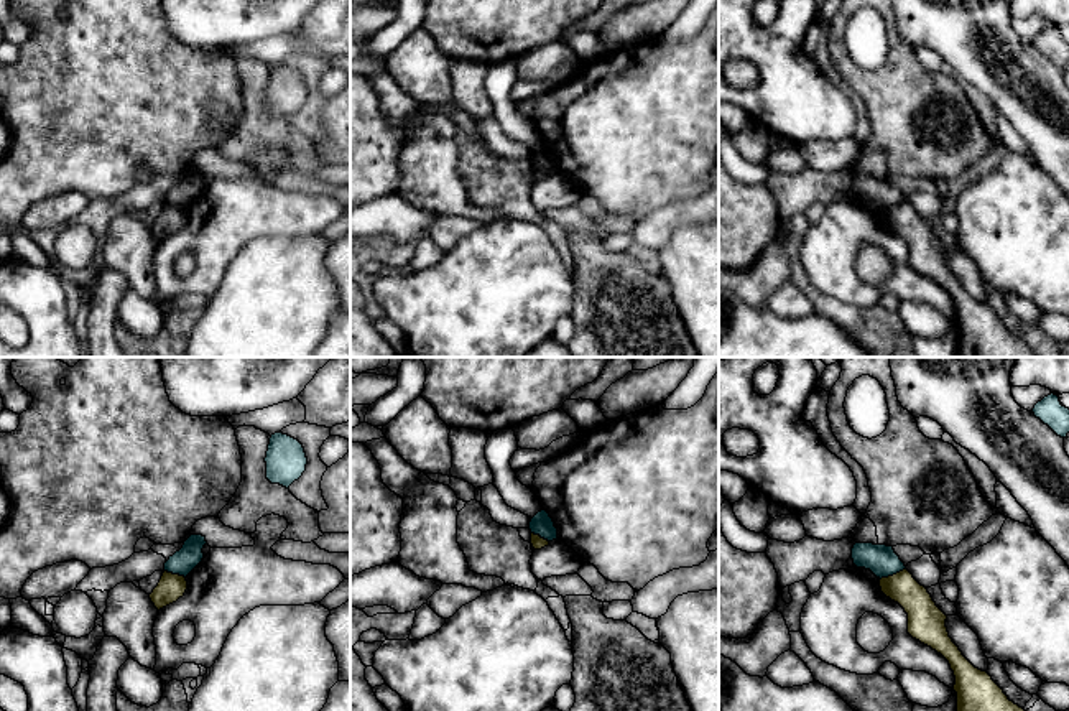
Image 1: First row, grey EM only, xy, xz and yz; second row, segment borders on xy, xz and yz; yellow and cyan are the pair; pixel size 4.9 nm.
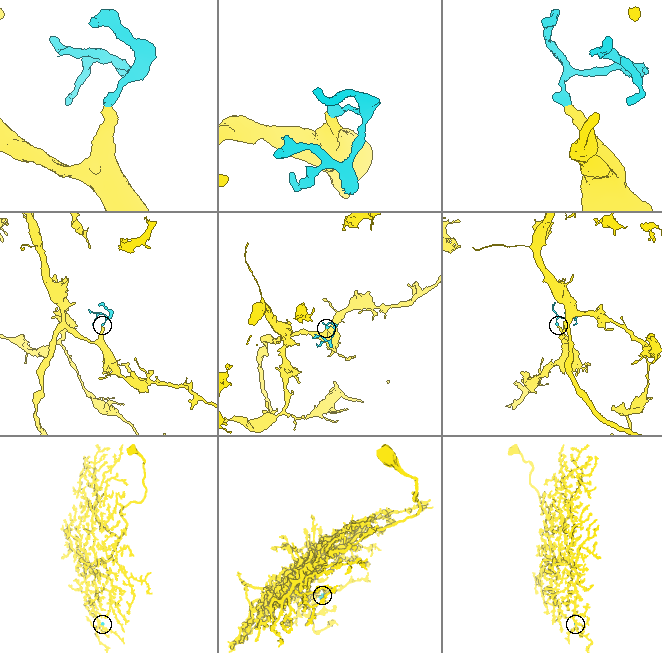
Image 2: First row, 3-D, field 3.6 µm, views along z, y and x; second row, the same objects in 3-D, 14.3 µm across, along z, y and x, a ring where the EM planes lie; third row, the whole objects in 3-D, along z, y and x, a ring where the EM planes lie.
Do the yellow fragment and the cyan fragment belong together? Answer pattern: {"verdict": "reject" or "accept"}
{"verdict": "reject"}

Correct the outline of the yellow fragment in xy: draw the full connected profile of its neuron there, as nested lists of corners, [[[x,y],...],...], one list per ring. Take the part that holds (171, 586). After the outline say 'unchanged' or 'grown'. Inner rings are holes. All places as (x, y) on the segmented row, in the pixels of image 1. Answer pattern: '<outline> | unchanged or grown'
[[[164,571],[158,586],[150,594],[150,599],[160,611],[176,602],[179,597],[183,597],[186,589],[187,589],[187,581],[184,576]]] | unchanged

